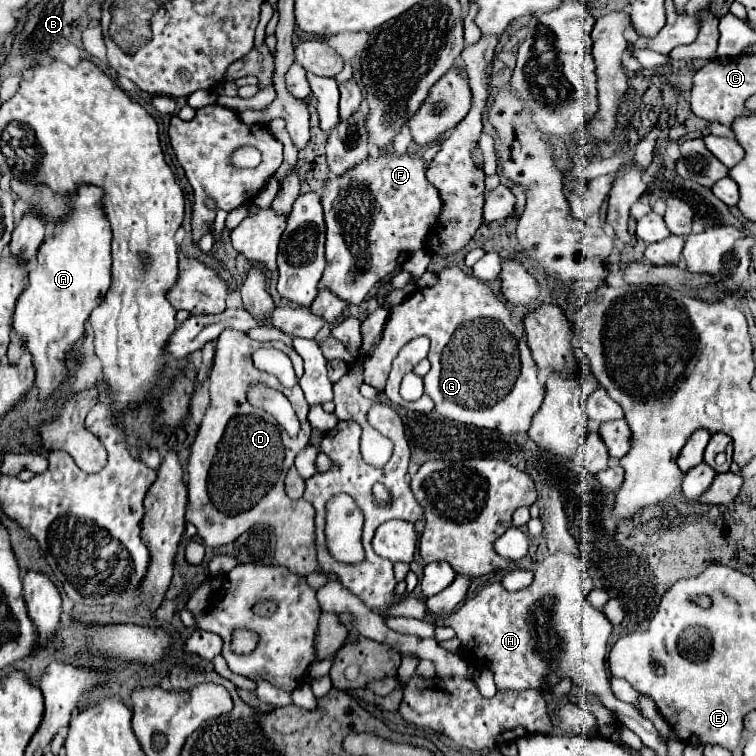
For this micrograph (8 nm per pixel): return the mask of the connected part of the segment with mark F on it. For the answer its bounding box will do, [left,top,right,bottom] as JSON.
[318,153,442,305]

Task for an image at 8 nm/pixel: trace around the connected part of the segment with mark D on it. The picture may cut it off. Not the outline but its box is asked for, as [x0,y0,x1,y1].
[186,329,320,575]

